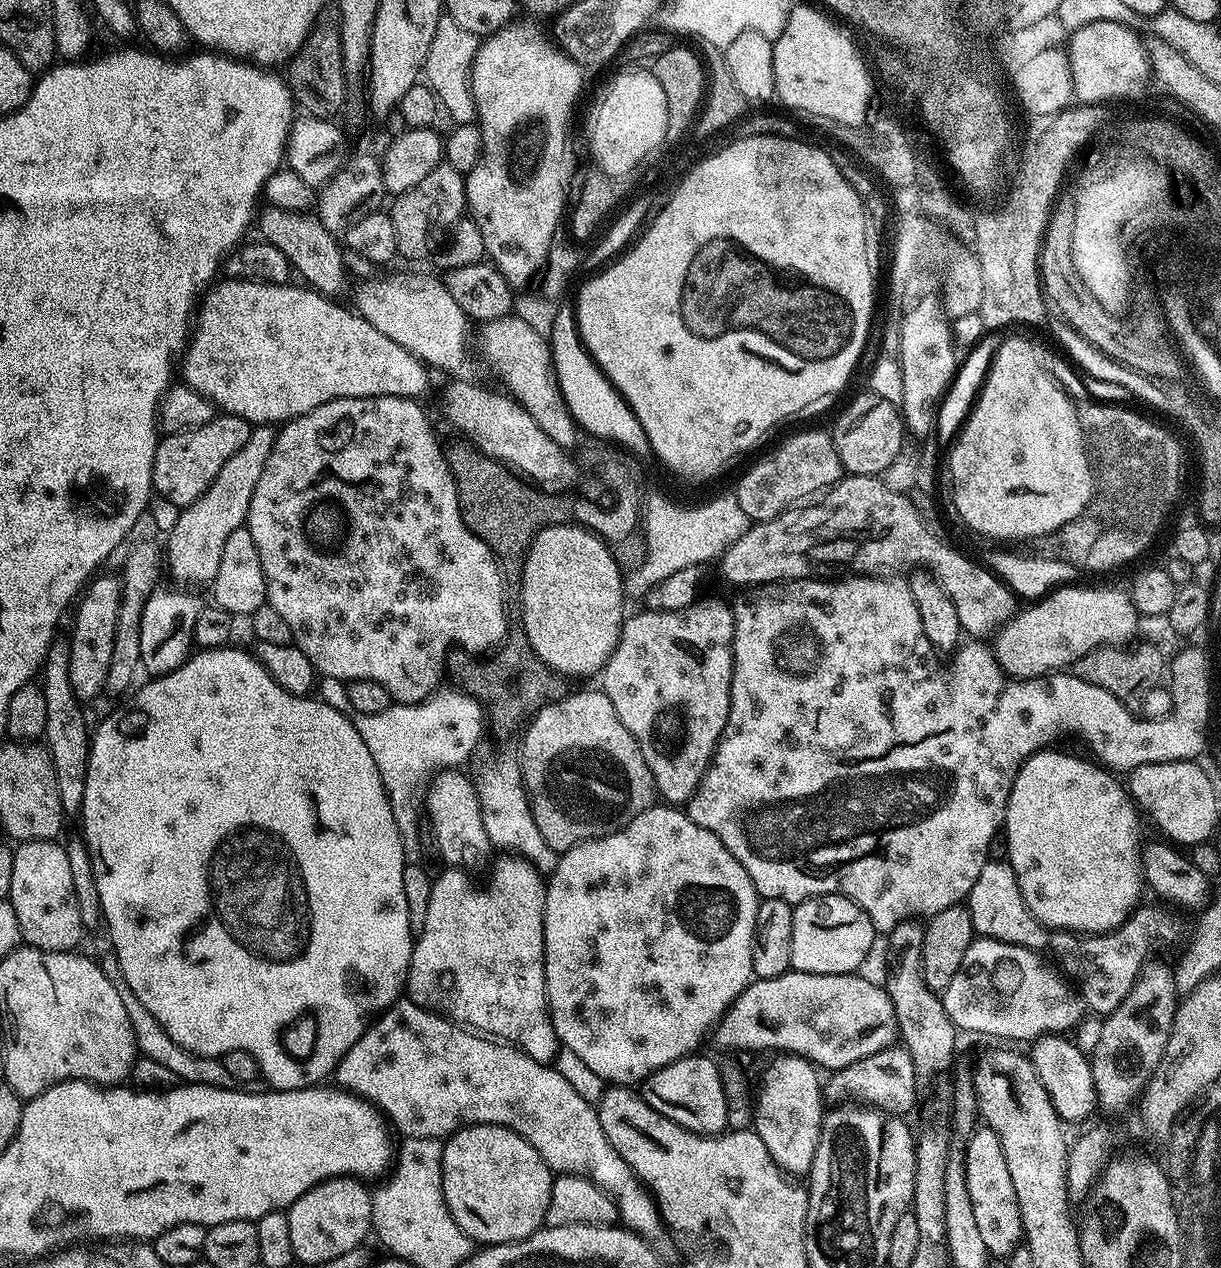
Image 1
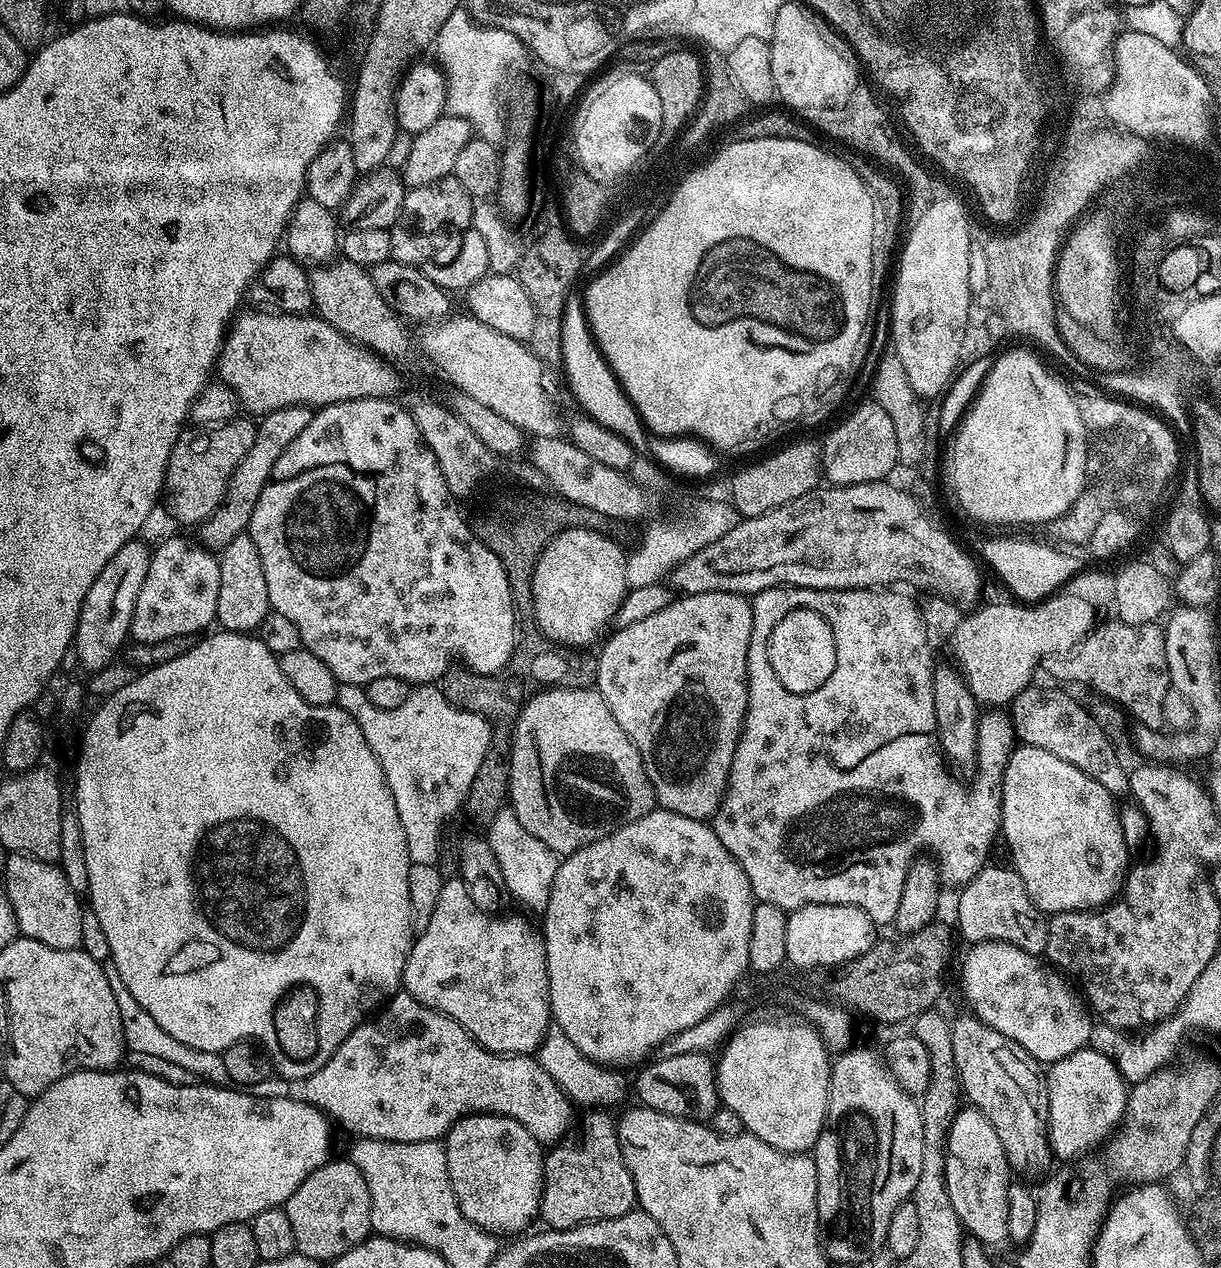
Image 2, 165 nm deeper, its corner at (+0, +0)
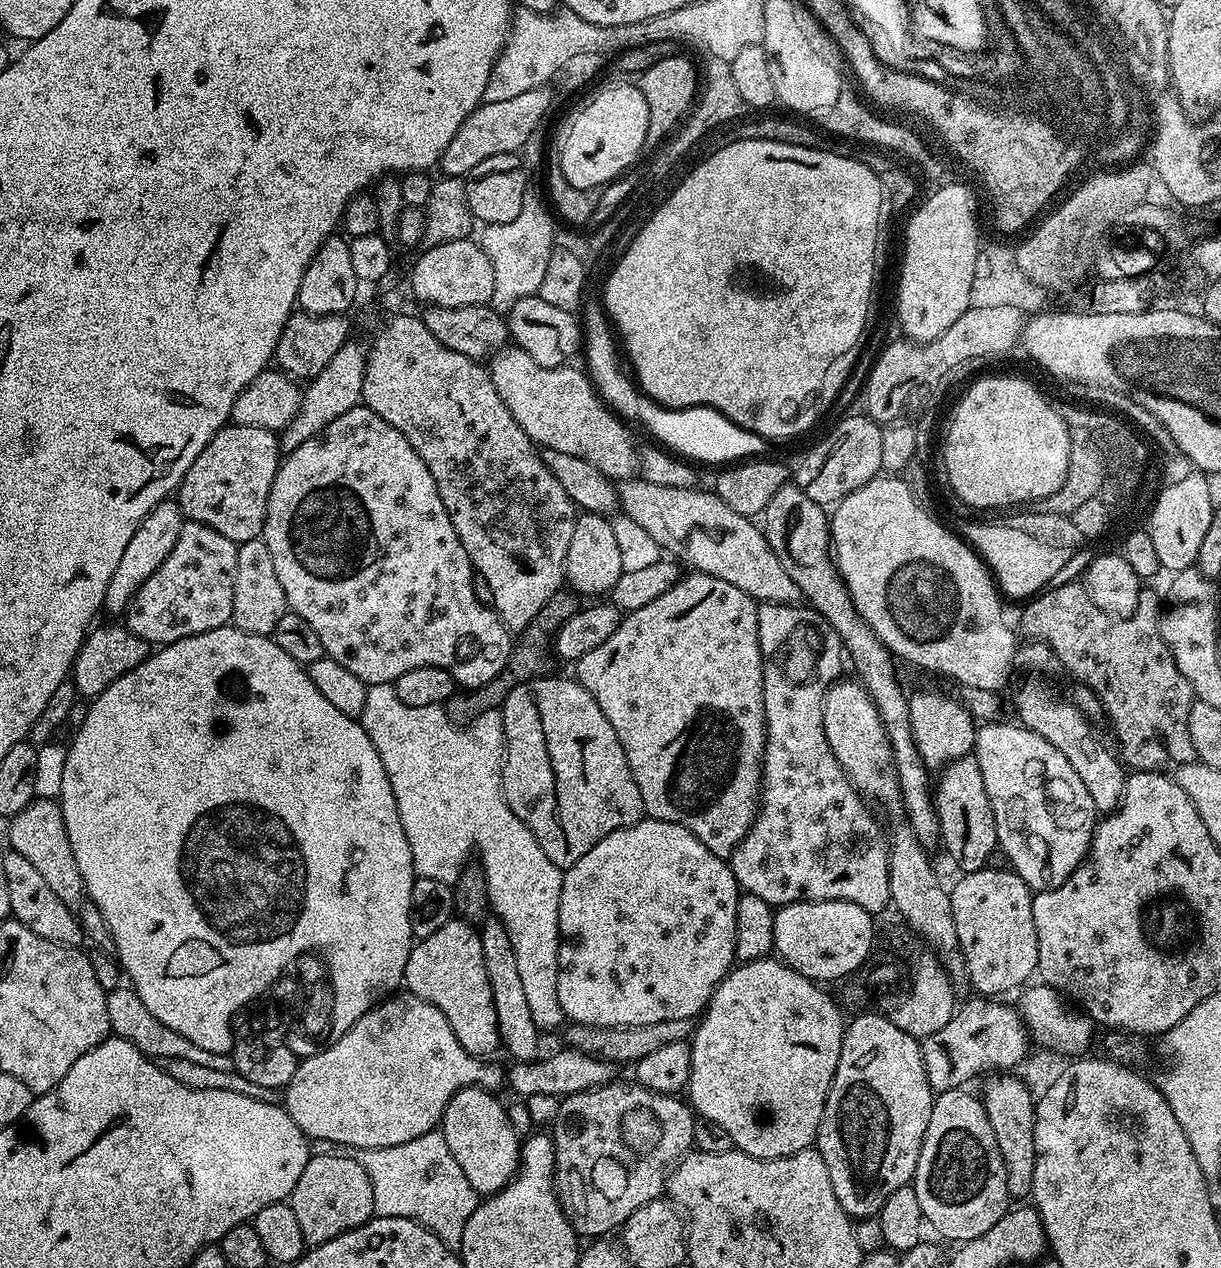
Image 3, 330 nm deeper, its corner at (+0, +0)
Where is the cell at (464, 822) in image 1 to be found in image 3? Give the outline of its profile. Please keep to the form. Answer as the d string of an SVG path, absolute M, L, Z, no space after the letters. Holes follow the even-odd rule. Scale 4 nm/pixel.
M495 918L485 919L479 933L482 942L482 958L486 962L486 974L490 978L494 1014L498 1018L503 1051L508 1051L513 1056L511 1059L516 1062L535 1060L539 1053L536 1051L540 1048L542 1032L534 1022L534 1014L530 1014L530 1005L526 1003L522 978L518 975L518 958L514 958L514 946L510 946L510 934L506 926Z

